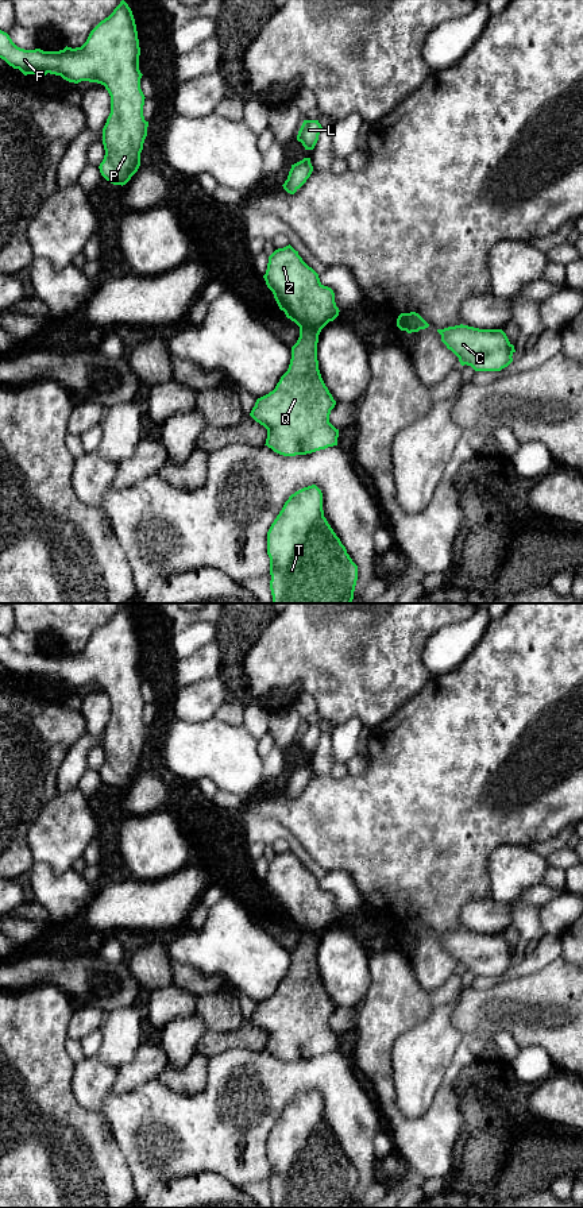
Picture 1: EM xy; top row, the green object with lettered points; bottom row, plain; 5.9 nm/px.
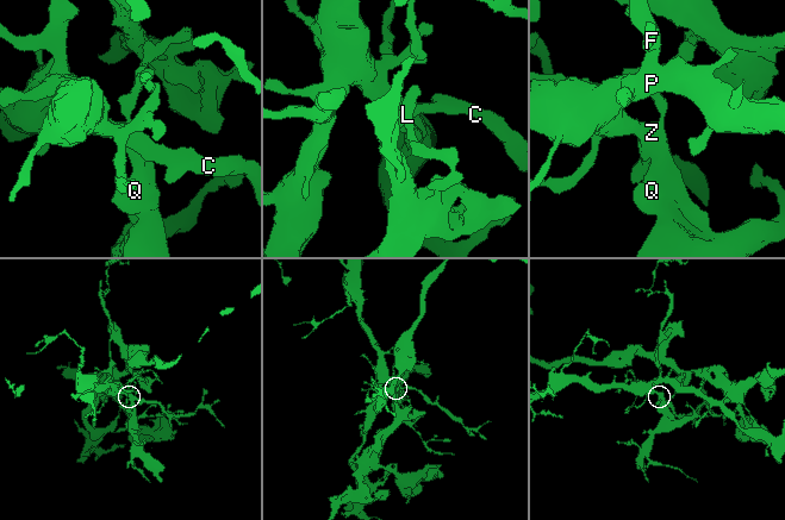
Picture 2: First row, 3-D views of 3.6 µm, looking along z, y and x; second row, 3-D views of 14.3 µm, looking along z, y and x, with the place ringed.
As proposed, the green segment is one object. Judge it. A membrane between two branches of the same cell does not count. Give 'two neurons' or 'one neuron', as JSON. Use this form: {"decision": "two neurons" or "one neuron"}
{"decision": "two neurons"}

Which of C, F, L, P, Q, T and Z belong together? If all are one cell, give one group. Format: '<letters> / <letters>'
C F P Q T Z / L

